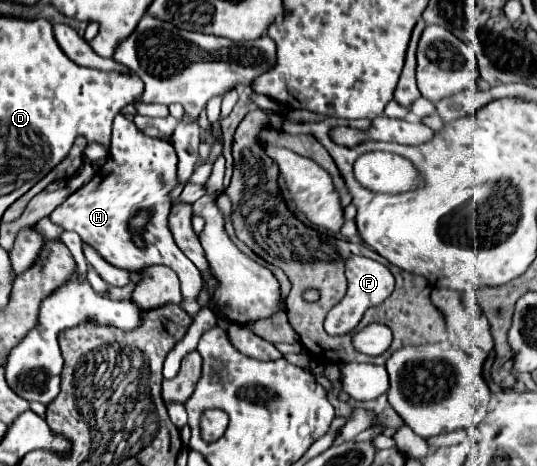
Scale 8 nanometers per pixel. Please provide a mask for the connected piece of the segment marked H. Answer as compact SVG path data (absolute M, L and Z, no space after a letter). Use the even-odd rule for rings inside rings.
M118 115L114 119L114 129L112 129L110 161L106 161L96 171L94 179L86 187L72 193L50 215L50 219L68 231L76 231L82 237L82 241L92 245L108 263L112 263L120 269L126 269L130 273L142 271L156 263L172 267L182 283L182 295L184 295L182 309L188 315L196 317L196 313L200 311L200 305L196 303L198 291L202 287L200 271L176 247L172 233L168 229L168 215L172 209L170 191L178 185L178 177L176 177L178 167L176 165L178 165L178 157L176 157L170 141L146 137L136 129L136 125L132 121L128 121L124 115ZM138 209L152 211L152 219L142 231L146 249L138 249L132 243L130 233L126 231L130 215Z

